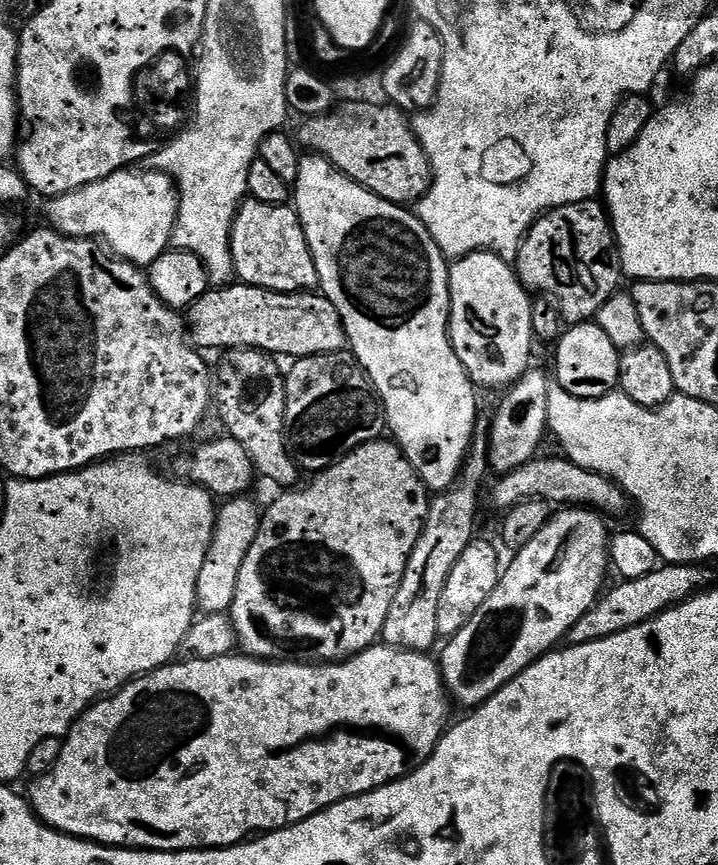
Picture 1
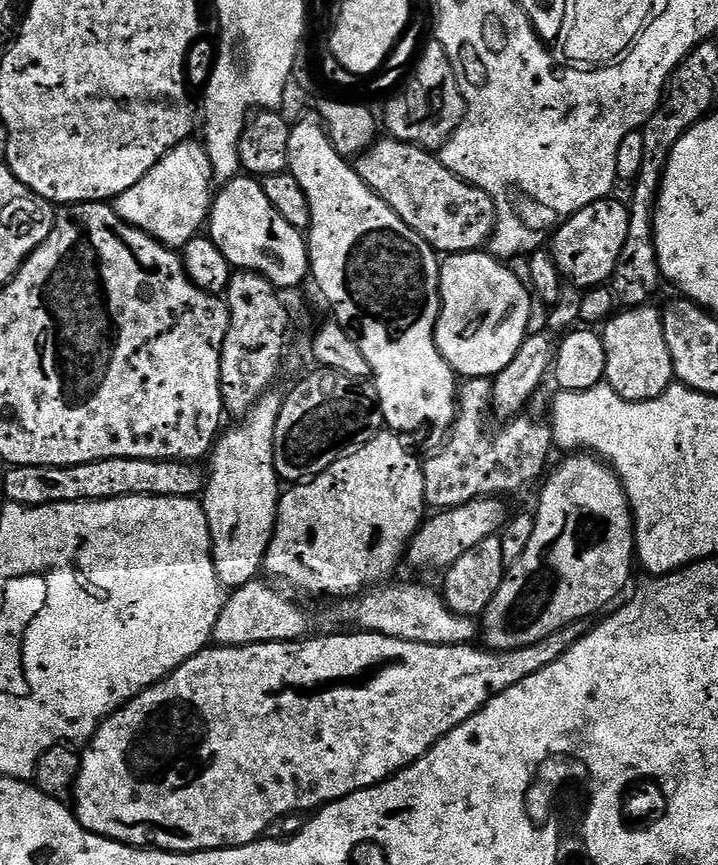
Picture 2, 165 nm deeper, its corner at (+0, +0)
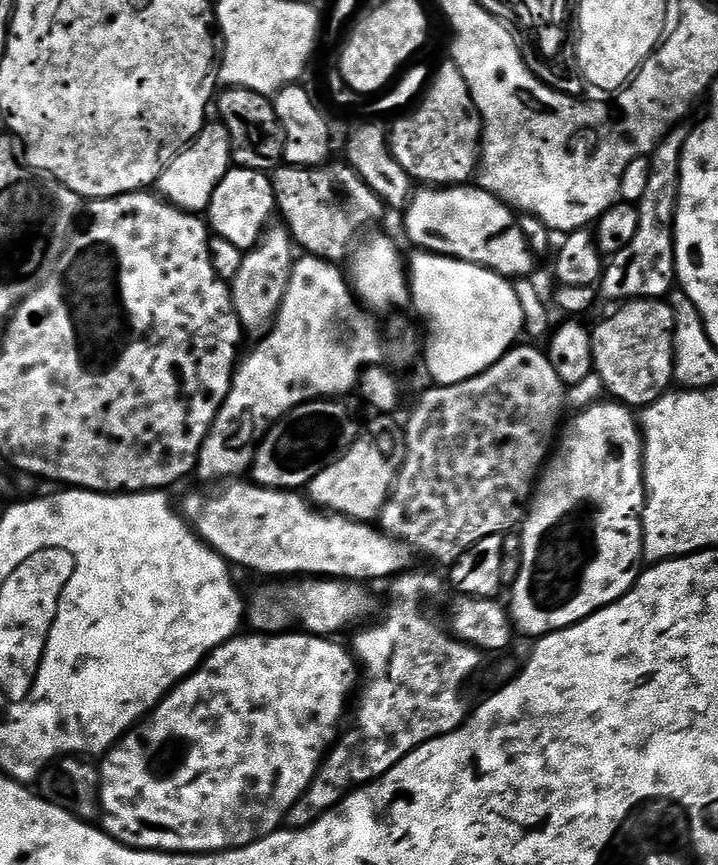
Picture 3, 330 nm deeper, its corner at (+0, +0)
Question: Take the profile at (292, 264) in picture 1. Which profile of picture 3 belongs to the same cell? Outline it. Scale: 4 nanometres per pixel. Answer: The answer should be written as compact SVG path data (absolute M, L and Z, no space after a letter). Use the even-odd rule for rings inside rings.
M233 166L222 178L222 182L218 182L214 198L210 198L206 209L206 220L215 235L247 250L260 241L260 235L264 233L276 211L271 175L267 172Z

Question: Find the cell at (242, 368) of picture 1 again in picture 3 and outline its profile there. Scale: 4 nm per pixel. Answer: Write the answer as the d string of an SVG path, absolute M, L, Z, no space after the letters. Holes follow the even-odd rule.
M280 222L269 223L260 235L260 241L253 248L247 249L242 258L242 266L238 274L230 282L234 310L240 319L241 329L252 338L264 336L272 329L278 310L282 306L282 298L286 294L286 286L290 286L290 274L294 263L294 241L292 233Z

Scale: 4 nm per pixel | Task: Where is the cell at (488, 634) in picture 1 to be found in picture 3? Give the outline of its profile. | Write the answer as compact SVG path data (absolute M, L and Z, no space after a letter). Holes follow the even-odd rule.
M597 402L588 408L577 411L572 421L569 419L563 425L558 439L554 444L554 451L550 459L545 463L539 481L534 489L534 495L530 501L530 507L522 521L522 566L518 578L510 585L512 592L512 604L510 603L510 615L515 627L520 628L531 638L539 638L548 635L549 632L560 632L564 628L574 626L582 622L587 616L593 616L598 610L610 606L615 600L620 600L636 584L640 573L646 564L644 555L644 522L642 513L644 510L644 441L640 435L640 425L633 409L619 402Z

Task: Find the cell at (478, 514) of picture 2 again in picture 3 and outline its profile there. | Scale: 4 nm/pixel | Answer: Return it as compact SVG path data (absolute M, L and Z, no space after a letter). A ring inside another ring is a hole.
M228 482L223 485L224 488L220 493L216 492L192 492L185 498L181 504L178 504L179 511L185 520L192 526L192 531L209 544L218 555L223 556L229 565L237 566L241 564L244 568L249 568L252 572L261 572L264 576L274 576L270 578L335 578L345 582L369 582L368 580L384 580L395 578L411 569L412 556L414 557L414 549L405 544L403 540L395 540L392 536L388 536L385 532L381 532L379 527L373 526L371 523L363 520L352 520L348 516L337 516L329 514L327 511L321 510L313 506L299 491L281 490L278 488L262 488L258 484L251 482Z

